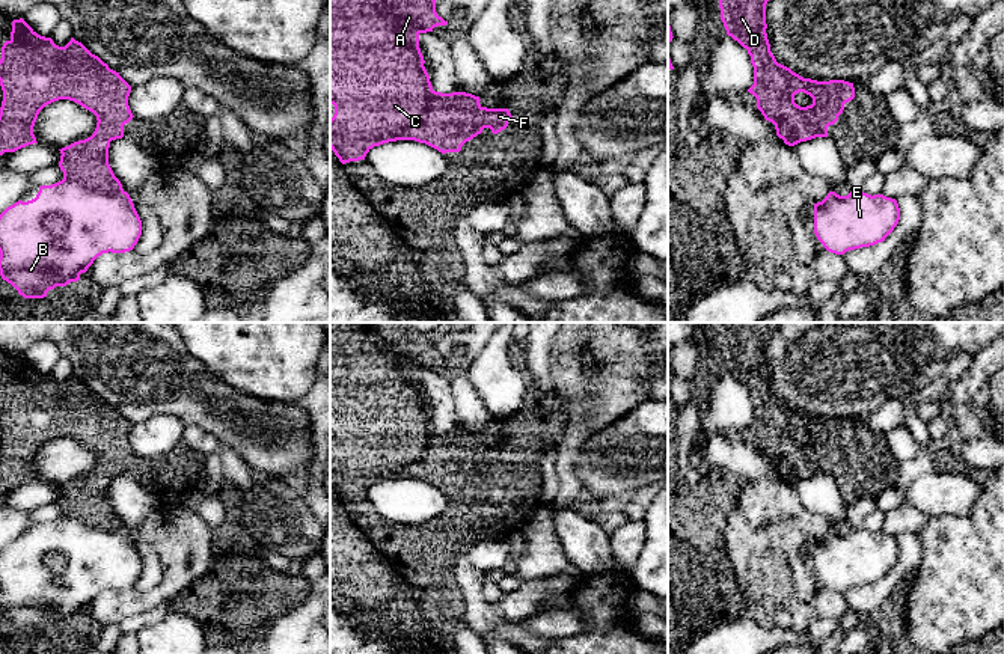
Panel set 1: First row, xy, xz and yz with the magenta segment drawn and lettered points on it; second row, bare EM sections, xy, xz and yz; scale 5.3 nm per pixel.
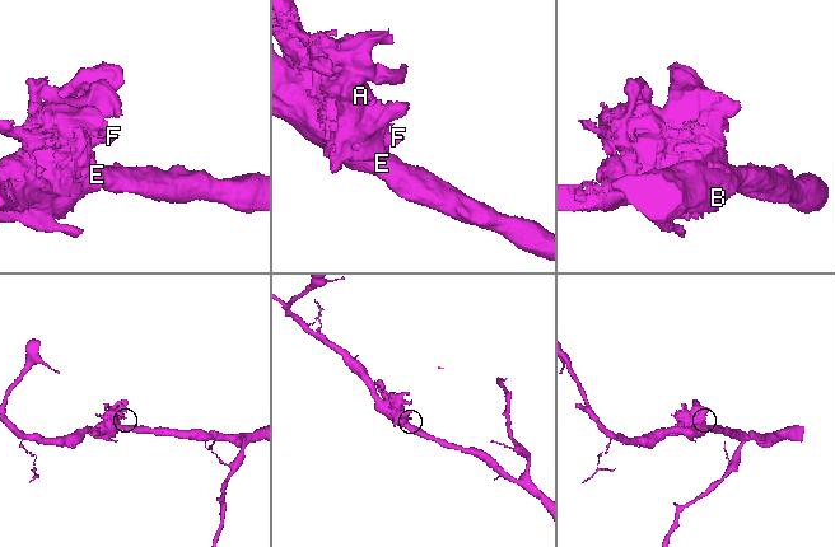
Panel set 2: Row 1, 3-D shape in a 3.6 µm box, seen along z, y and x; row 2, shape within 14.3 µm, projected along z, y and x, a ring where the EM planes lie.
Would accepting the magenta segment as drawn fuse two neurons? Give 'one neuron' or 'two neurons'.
one neuron

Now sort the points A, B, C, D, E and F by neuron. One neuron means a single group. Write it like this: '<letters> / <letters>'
A B C D E F

